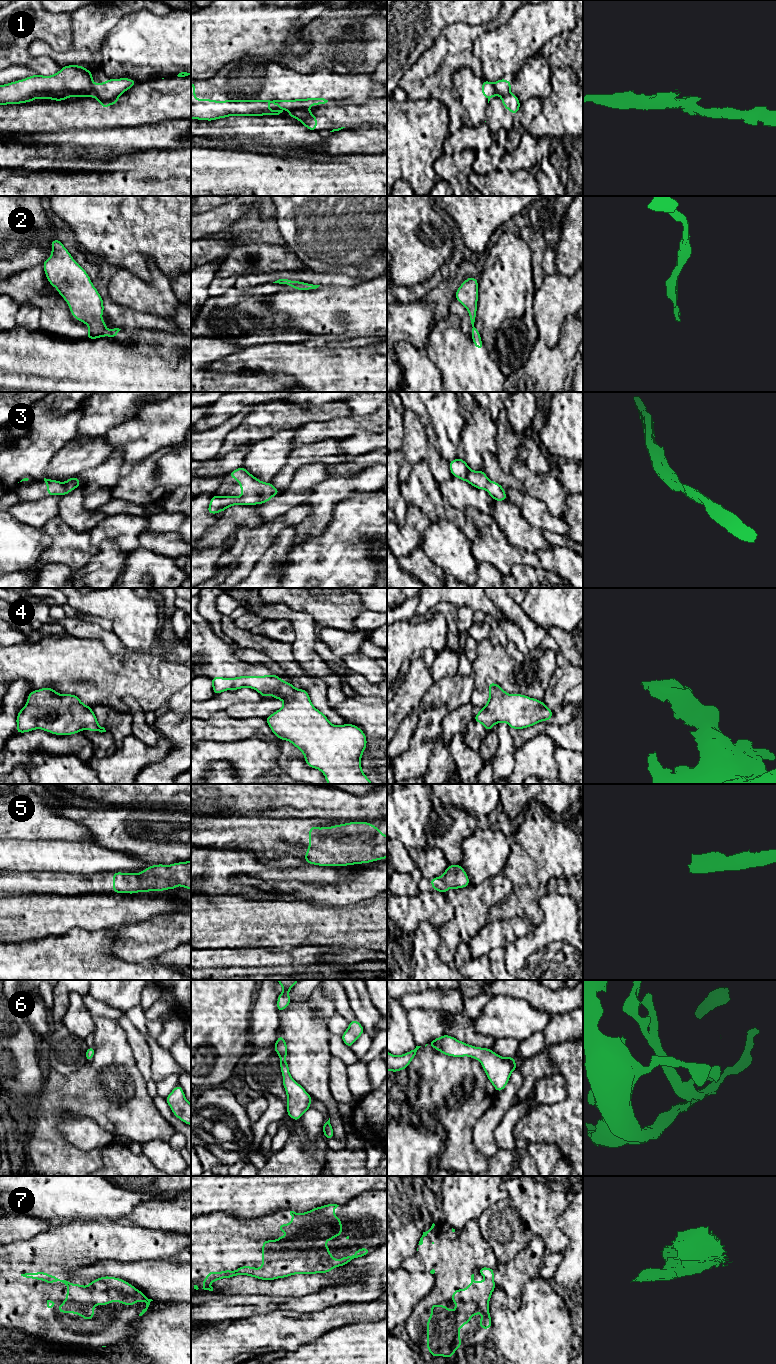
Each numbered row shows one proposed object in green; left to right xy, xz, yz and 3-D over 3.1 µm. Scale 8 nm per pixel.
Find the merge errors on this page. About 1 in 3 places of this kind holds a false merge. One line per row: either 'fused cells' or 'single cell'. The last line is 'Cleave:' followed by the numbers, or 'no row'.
1: fused cells
2: single cell
3: single cell
4: single cell
5: single cell
6: single cell
7: single cell
Cleave: 1

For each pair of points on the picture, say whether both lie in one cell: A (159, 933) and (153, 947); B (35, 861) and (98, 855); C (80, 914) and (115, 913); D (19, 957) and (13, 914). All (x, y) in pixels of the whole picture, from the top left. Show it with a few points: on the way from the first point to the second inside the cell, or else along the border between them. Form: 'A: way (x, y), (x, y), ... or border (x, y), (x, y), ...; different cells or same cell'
A: way (156, 936), (153, 939), (153, 944); same cell
B: way (51, 857), (82, 857); same cell
C: way (89, 914), (106, 914); same cell
D: border (40, 939), (10, 944); different cells

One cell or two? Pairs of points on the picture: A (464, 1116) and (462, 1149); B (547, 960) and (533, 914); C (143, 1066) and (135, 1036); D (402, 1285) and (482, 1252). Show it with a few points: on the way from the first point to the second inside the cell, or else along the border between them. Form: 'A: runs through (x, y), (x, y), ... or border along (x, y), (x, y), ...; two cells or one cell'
A: runs through (462, 1124), (462, 1141); one cell
B: border along (538, 903), (543, 913), (543, 920), (533, 927); two cells
C: runs through (143, 1059), (138, 1043); one cell
D: border along (407, 1270), (433, 1275), (434, 1287), (426, 1296); two cells

